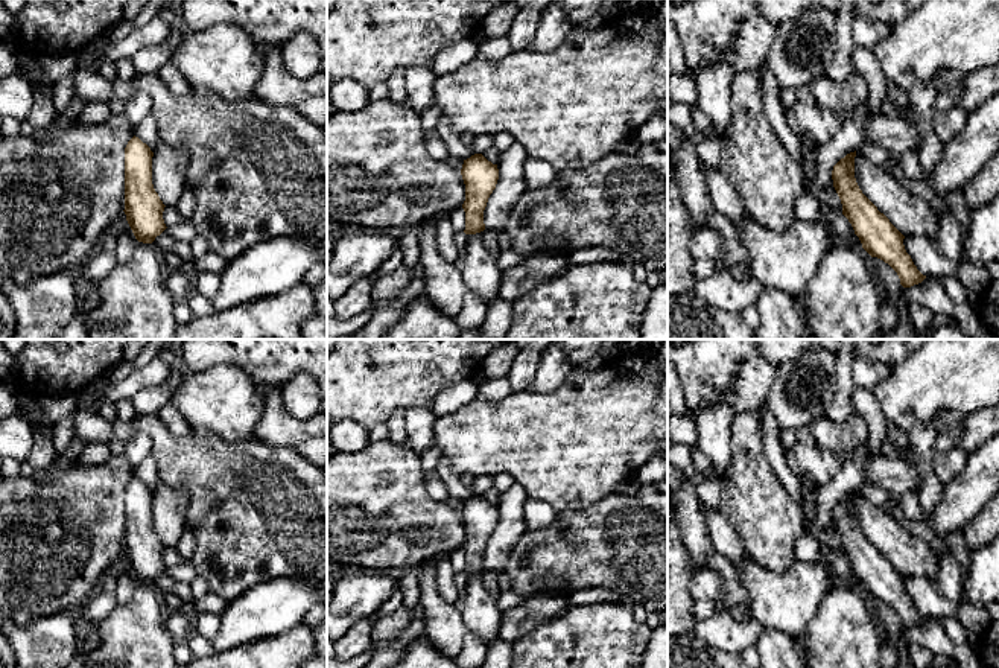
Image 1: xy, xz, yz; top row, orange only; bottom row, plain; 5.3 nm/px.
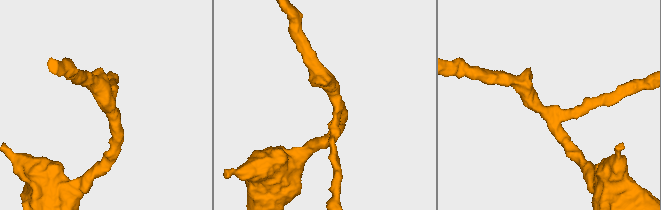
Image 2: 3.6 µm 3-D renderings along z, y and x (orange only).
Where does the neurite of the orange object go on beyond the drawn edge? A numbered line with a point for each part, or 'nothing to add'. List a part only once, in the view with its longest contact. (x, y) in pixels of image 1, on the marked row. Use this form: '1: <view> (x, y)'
nothing to add

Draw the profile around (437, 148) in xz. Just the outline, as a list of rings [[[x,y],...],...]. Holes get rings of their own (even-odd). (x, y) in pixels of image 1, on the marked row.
[[[433,135],[426,140],[427,152],[439,161],[446,161],[446,158],[450,155],[446,143],[441,140],[439,135]]]

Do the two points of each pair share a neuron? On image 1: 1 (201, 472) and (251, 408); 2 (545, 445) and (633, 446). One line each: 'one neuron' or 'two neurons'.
1: two neurons
2: one neuron

